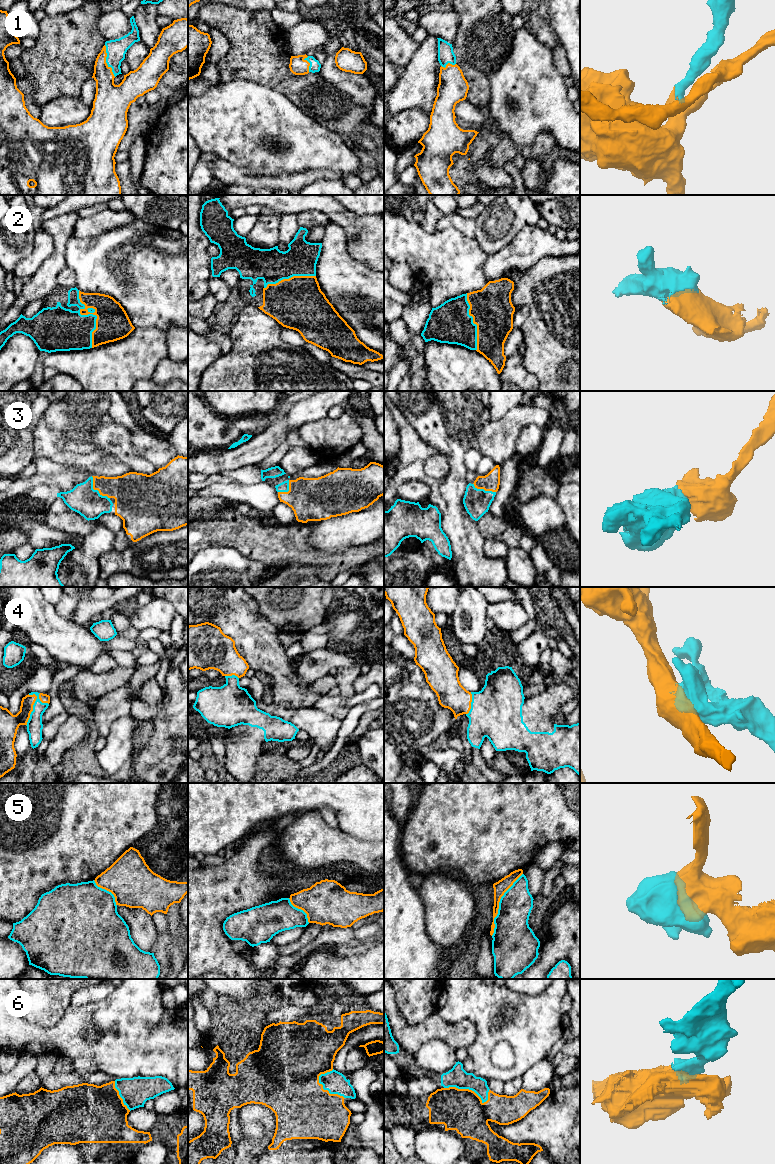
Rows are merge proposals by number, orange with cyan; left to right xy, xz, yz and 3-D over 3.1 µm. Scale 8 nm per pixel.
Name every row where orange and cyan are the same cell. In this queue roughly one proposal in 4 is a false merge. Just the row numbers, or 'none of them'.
1, 2, 3, 4, 6

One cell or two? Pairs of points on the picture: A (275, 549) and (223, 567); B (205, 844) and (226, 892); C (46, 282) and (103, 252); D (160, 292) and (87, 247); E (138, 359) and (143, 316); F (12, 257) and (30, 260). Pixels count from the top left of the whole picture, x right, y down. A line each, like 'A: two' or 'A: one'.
A: two
B: two
C: two
D: one
E: two
F: two

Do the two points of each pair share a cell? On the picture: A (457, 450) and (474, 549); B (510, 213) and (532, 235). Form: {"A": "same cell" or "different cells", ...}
{"A": "same cell", "B": "different cells"}

